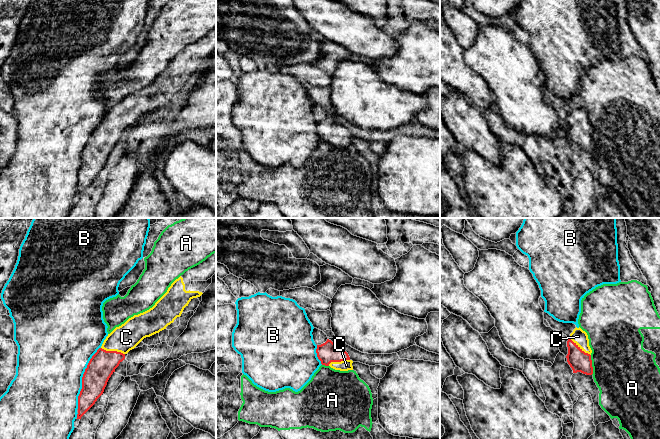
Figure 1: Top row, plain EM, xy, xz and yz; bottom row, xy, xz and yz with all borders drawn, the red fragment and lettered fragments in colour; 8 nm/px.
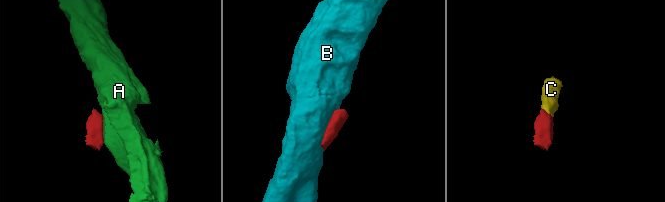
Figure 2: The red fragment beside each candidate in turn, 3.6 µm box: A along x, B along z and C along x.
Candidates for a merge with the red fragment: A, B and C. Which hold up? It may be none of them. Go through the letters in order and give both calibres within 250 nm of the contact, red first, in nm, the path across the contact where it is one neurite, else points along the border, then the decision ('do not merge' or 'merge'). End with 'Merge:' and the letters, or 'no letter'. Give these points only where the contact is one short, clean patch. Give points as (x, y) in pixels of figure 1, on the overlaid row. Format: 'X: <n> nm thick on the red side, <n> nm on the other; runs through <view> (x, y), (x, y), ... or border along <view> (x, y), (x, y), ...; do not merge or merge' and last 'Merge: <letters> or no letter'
A: 170 nm thick on the red side, 480 nm on the other; border along yz (590, 355), (592, 374); do not merge
B: 220 nm thick on the red side, 500 nm on the other; do not merge
C: 170 nm thick on the red side, 120 nm on the other; runs through yz (579, 361), (579, 347), (578, 336); merge
Merge: C

